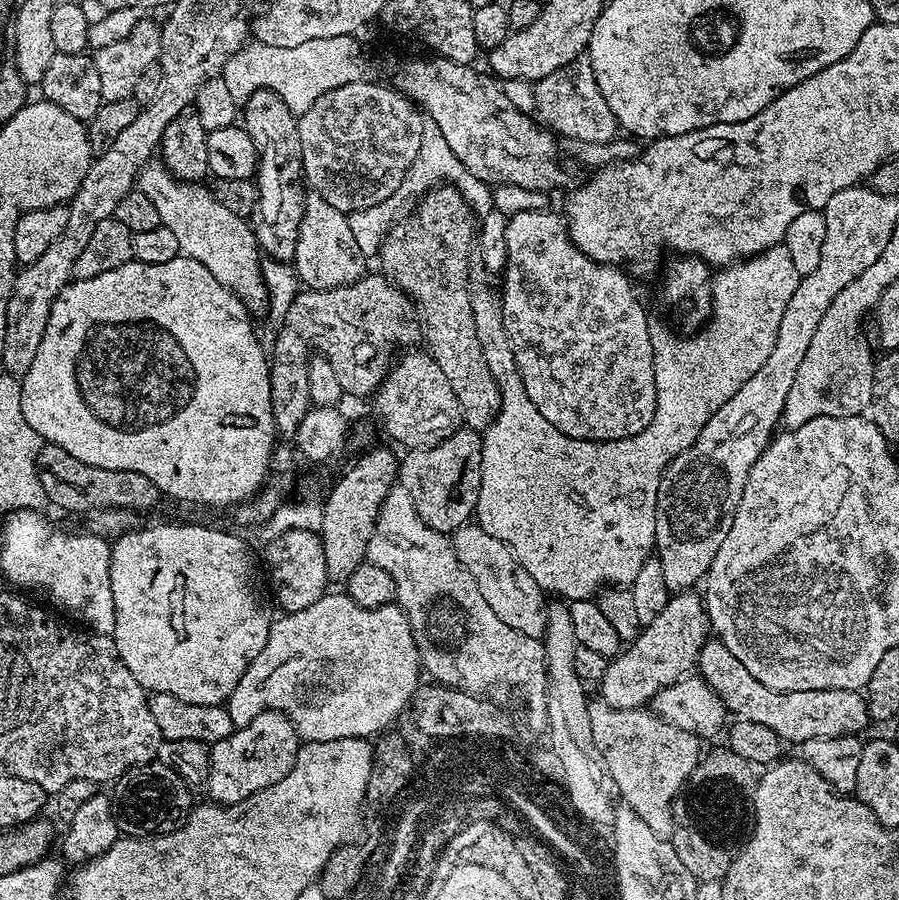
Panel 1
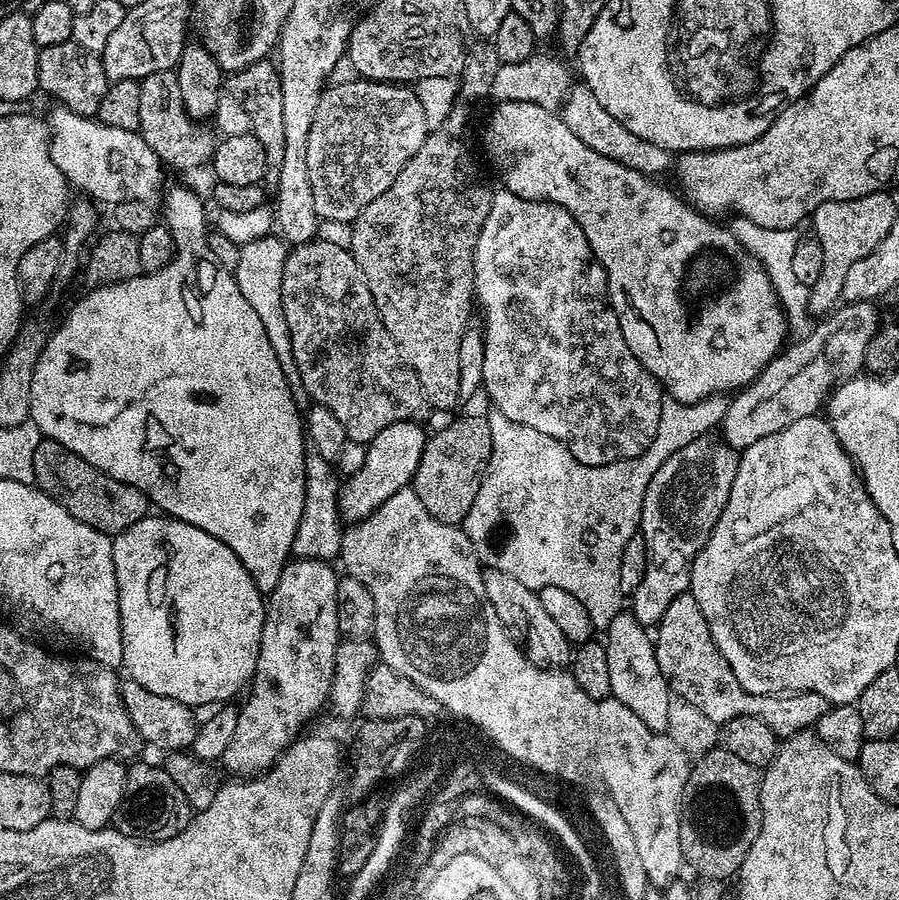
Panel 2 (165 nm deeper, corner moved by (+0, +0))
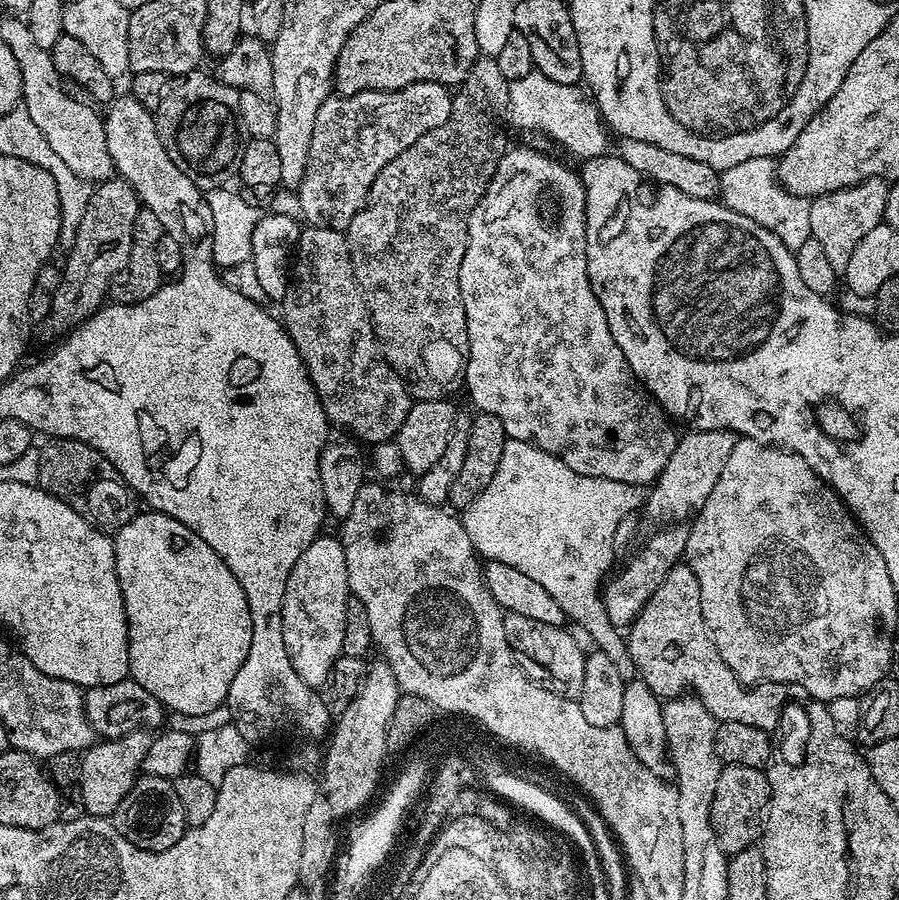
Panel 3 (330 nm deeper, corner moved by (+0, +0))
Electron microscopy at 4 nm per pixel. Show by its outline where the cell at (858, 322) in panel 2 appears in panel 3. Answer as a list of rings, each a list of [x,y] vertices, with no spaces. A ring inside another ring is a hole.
[[[724,428],[701,432],[688,430],[685,433],[677,439],[670,462],[666,462],[662,474],[651,485],[644,501],[642,516],[647,523],[649,520],[656,524],[652,526],[667,526],[695,517],[706,498],[710,498],[710,490],[714,490],[714,482],[718,482],[718,474],[722,474],[722,466],[726,466],[730,450],[734,450],[738,439],[736,433]]]

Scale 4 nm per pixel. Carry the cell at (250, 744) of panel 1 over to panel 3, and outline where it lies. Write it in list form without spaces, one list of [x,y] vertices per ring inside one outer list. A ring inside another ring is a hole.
[[[321,534],[316,537],[314,542],[310,542],[310,546],[306,546],[306,550],[302,550],[298,562],[294,562],[294,570],[290,570],[290,578],[286,578],[286,594],[282,598],[282,642],[286,642],[286,654],[290,654],[290,662],[294,662],[294,670],[298,670],[298,678],[302,678],[302,682],[306,682],[317,690],[326,682],[334,662],[342,655],[342,634],[346,630],[346,610],[348,609],[349,599],[346,550],[335,535],[327,536],[327,534]]]

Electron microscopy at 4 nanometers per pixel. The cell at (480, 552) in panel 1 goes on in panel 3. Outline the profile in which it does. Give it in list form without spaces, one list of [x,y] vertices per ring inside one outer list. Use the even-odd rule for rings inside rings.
[[[507,613],[504,617],[504,629],[506,630],[506,642],[516,653],[516,661],[520,663],[520,669],[534,681],[535,684],[545,688],[547,692],[553,692],[567,698],[579,697],[582,690],[582,670],[584,669],[585,649],[580,649],[580,644],[564,628],[546,626],[546,622],[534,622],[534,618],[526,618],[522,614]]]

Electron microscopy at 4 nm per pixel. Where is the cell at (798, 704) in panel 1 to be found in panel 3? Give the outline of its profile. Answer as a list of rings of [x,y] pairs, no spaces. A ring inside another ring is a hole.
[[[681,562],[666,574],[662,586],[654,590],[654,598],[638,614],[626,632],[628,659],[636,667],[635,675],[658,698],[675,698],[691,693],[710,710],[717,722],[746,722],[746,726],[758,726],[769,734],[779,729],[784,703],[788,696],[803,701],[806,693],[793,684],[745,686],[722,662],[722,654],[714,646],[702,618],[702,594],[698,590],[698,578],[687,562]]]

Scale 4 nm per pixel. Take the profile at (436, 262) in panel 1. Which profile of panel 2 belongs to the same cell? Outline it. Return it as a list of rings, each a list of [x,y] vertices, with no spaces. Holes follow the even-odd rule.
[[[480,38],[475,42],[469,43],[468,52],[464,56],[464,69],[458,73],[459,99],[457,99],[456,105],[453,106],[448,117],[446,117],[435,130],[429,131],[428,137],[425,138],[422,142],[422,146],[418,150],[418,154],[414,154],[414,158],[410,158],[410,162],[406,162],[406,166],[402,166],[402,174],[398,174],[398,178],[394,178],[390,190],[386,190],[386,194],[378,194],[378,198],[374,198],[374,202],[370,202],[370,206],[366,206],[366,210],[362,210],[362,214],[358,214],[358,218],[351,223],[351,254],[358,262],[362,274],[366,278],[366,286],[370,286],[370,294],[374,298],[374,306],[378,310],[378,314],[382,318],[382,322],[386,326],[390,338],[394,338],[399,359],[403,361],[407,367],[412,368],[414,374],[418,374],[418,382],[422,386],[424,396],[428,399],[429,405],[431,405],[433,409],[452,408],[455,404],[458,404],[460,400],[460,387],[458,386],[458,346],[462,346],[462,334],[470,323],[468,311],[474,308],[472,255],[474,254],[474,246],[478,242],[478,234],[482,230],[482,222],[486,222],[486,214],[490,214],[490,202],[492,201],[493,194],[493,189],[491,187],[487,188],[487,186],[484,185],[484,180],[480,177],[480,168],[476,165],[475,158],[472,157],[472,148],[467,144],[468,119],[472,116],[472,108],[468,104],[474,103],[475,100],[482,99],[483,96],[487,97],[489,93],[491,93],[492,79],[494,78],[494,74],[498,74],[500,65],[498,50],[491,39]]]

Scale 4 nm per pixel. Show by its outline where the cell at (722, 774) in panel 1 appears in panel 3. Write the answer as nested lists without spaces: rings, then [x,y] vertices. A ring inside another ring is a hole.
[[[725,764],[718,774],[710,818],[714,834],[726,854],[741,852],[753,847],[764,831],[764,818],[768,810],[770,786],[765,769]]]

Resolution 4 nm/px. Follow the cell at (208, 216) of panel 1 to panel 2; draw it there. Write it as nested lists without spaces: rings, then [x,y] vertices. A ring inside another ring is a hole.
[[[56,106],[53,109],[46,116],[50,154],[54,158],[54,166],[62,170],[69,185],[80,191],[77,193],[105,206],[127,200],[155,205],[161,199],[166,188],[166,168],[158,154],[146,146],[139,131],[118,130],[118,126],[106,126],[91,116],[74,114],[69,108]]]

